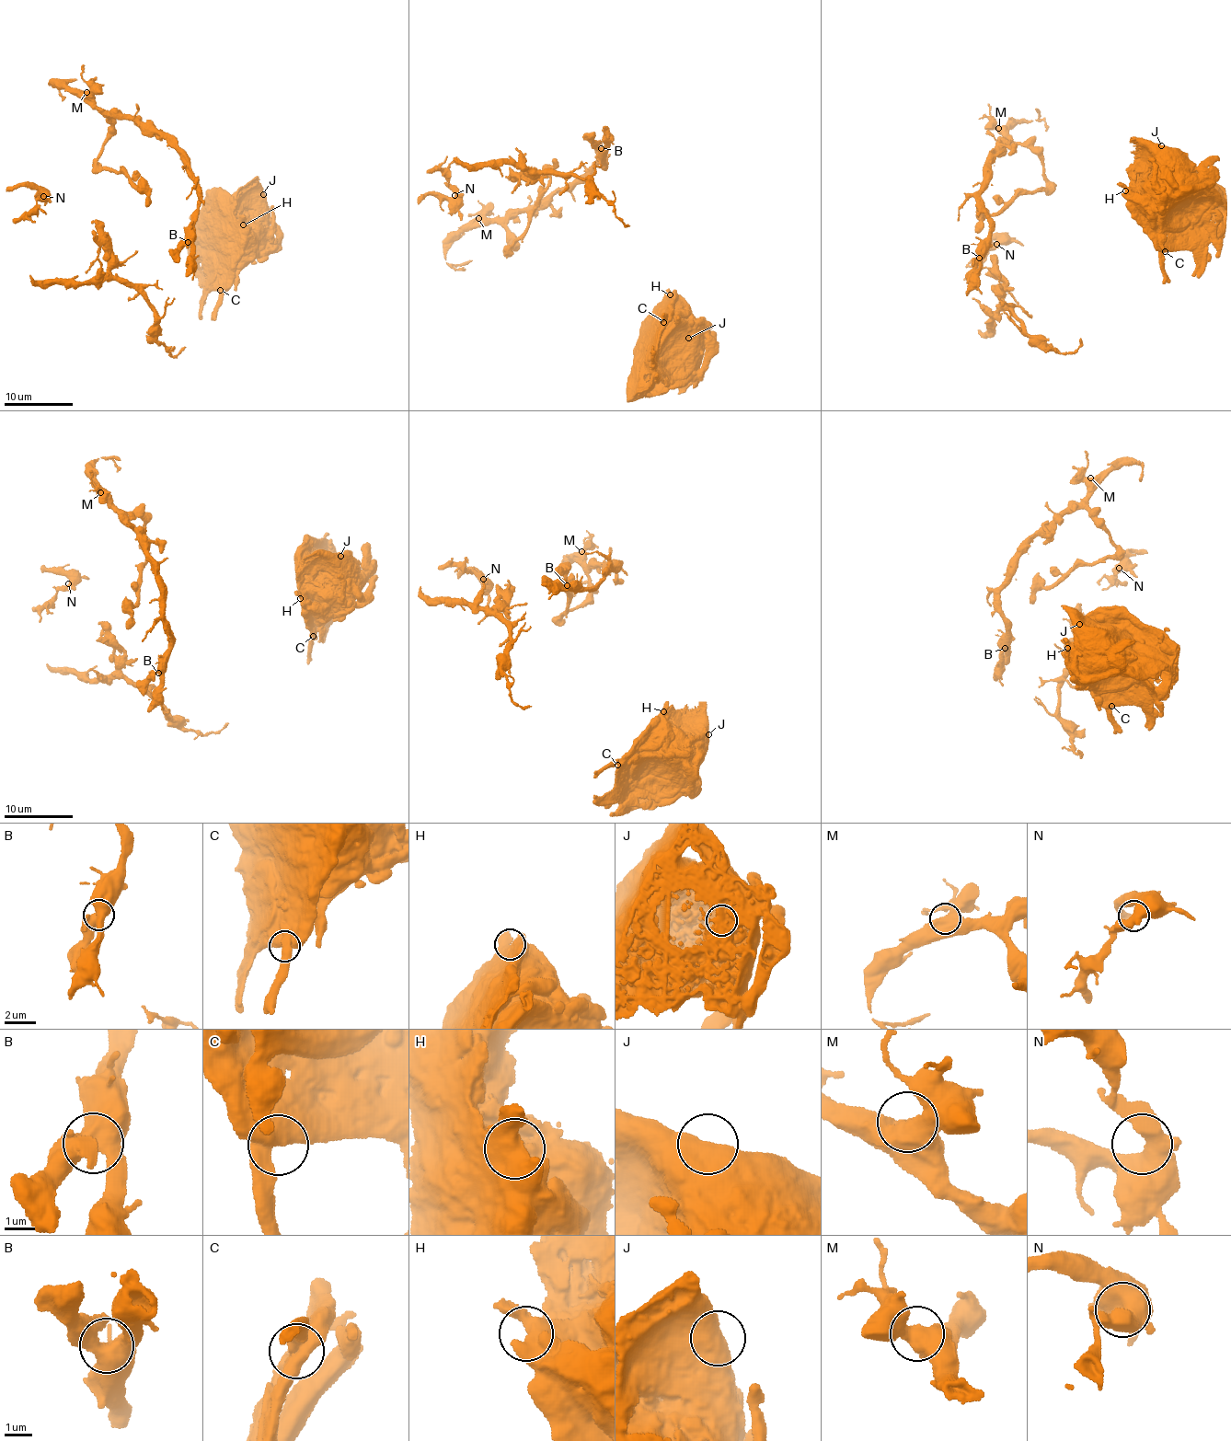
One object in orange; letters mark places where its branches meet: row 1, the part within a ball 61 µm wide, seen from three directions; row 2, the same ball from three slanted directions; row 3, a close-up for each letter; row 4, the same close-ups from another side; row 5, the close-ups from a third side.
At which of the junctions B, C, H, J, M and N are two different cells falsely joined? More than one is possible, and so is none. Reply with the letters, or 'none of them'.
none of them

